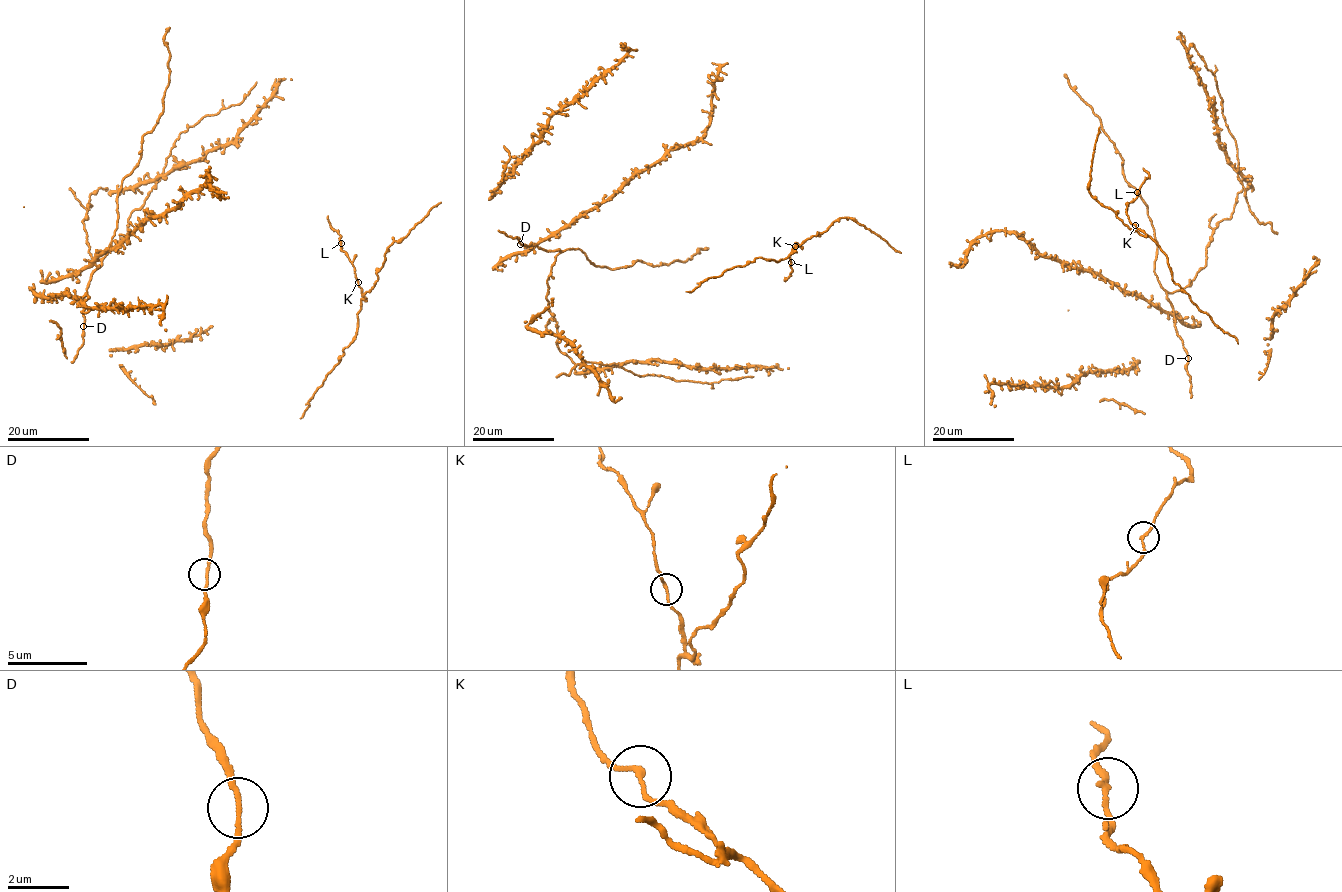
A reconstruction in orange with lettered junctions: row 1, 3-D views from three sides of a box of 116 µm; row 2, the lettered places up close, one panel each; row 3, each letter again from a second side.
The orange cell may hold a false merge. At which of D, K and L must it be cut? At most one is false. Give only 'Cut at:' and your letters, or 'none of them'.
Cut at: none of them

